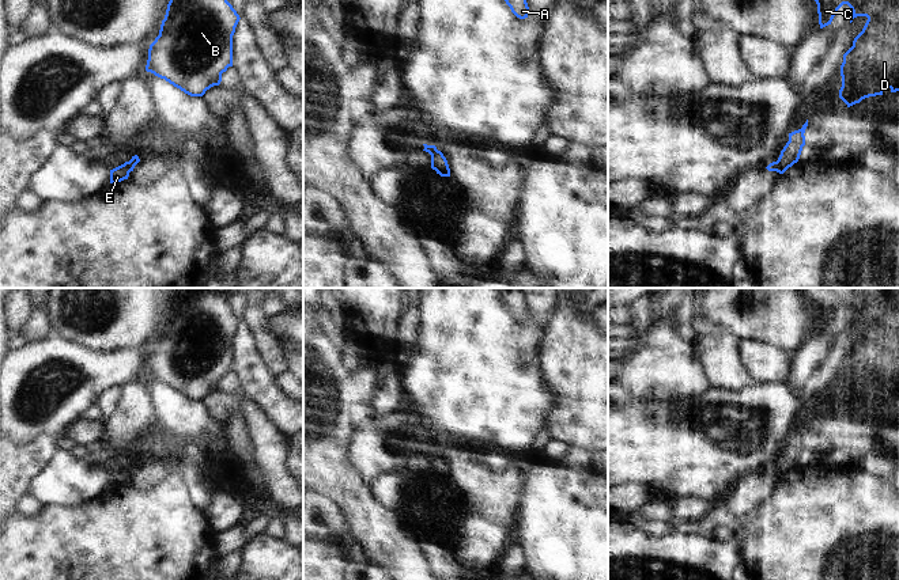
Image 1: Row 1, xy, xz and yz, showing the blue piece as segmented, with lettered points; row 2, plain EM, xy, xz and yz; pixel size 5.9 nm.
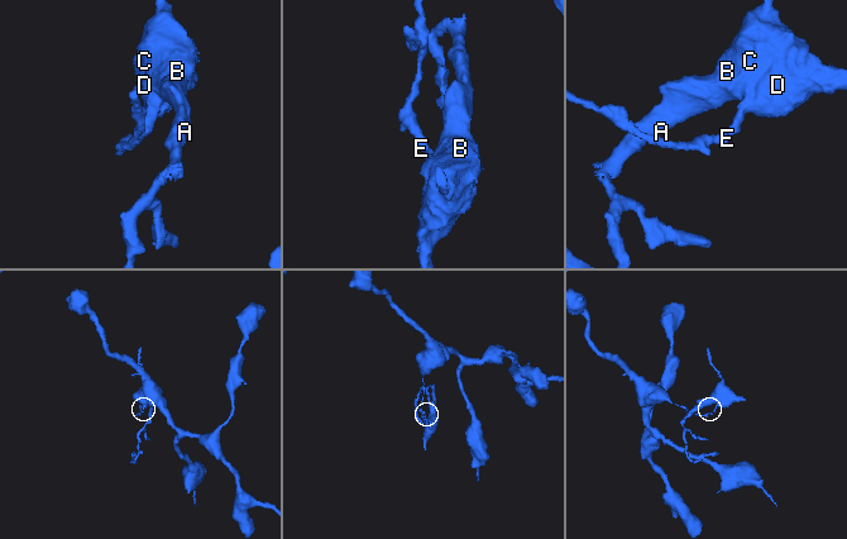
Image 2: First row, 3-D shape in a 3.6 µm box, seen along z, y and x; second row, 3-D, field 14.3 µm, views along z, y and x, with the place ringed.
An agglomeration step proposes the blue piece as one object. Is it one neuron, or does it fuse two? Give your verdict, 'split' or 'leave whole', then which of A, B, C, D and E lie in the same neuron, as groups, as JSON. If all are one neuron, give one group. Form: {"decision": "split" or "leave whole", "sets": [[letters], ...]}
{"decision": "split", "sets": [["A", "B", "C", "D"], ["E"]]}

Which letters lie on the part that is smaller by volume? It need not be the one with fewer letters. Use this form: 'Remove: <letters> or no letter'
Remove: A, B, C, D

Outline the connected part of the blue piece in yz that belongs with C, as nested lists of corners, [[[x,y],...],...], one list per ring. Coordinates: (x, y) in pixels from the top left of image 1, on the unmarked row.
[[[804,288],[808,299],[817,308],[820,333],[831,329],[838,314],[847,308],[853,321],[850,327],[857,321],[866,321],[868,325],[862,336],[854,342],[853,350],[843,359],[841,369],[842,391],[839,402],[847,412],[860,407],[862,403],[876,399],[883,399],[884,393],[891,397],[899,395],[899,288]]]

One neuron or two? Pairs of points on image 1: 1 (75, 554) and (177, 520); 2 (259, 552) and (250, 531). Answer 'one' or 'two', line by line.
1: one
2: two

